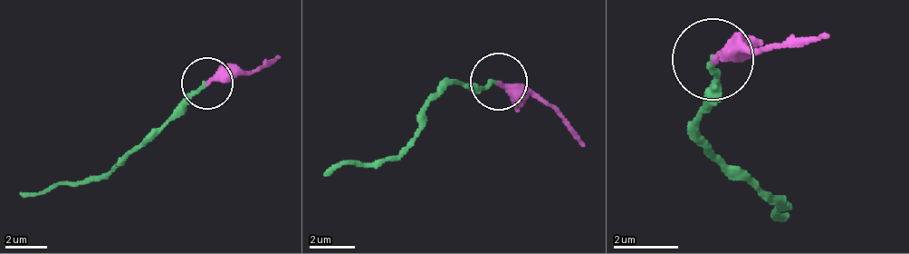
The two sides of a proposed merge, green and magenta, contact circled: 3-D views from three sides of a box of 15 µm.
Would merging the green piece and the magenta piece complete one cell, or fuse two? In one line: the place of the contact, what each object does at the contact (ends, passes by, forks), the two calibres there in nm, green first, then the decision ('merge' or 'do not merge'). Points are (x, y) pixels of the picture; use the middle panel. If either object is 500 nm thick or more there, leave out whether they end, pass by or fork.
(498, 82) | green ends | magenta ends | 170/320 nm | merge

